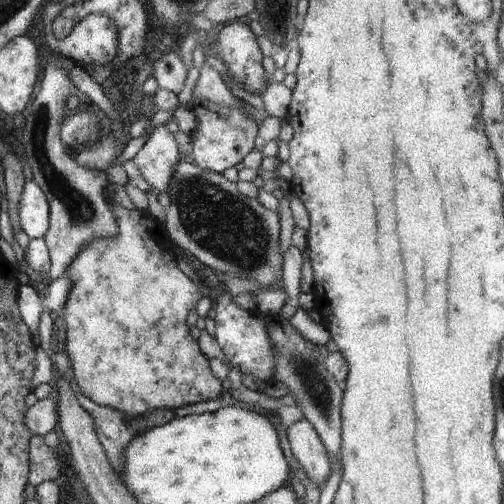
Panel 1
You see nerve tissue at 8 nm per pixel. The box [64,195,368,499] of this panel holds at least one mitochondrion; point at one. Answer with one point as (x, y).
(315, 390)

